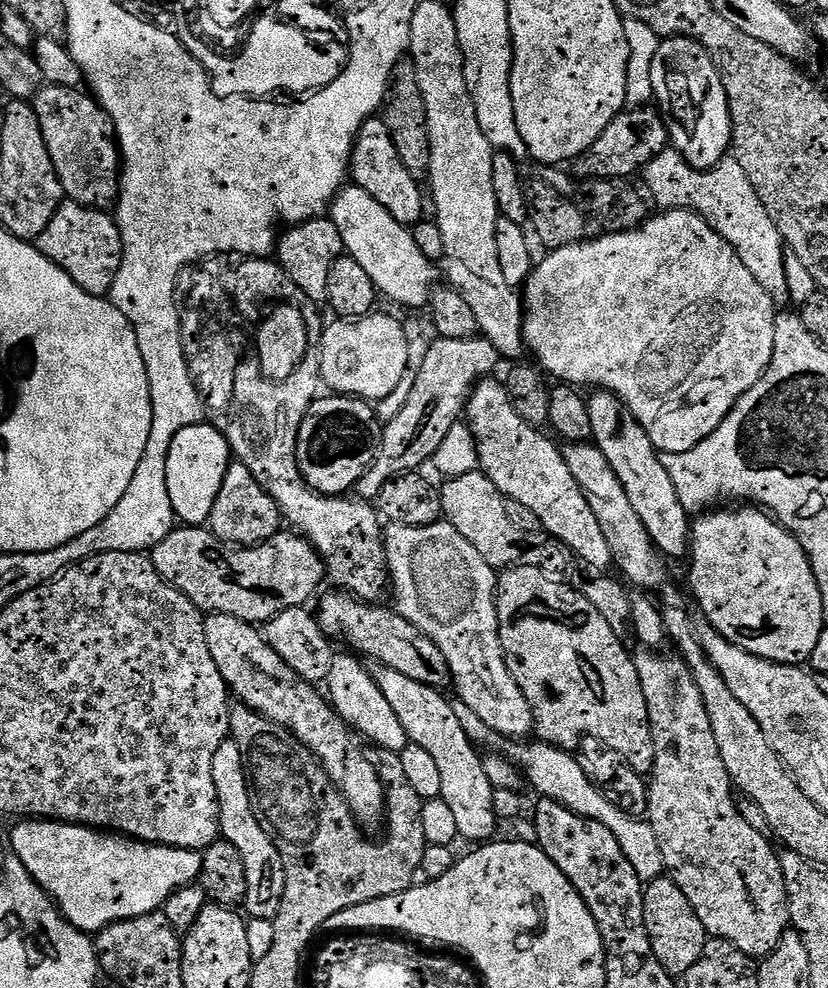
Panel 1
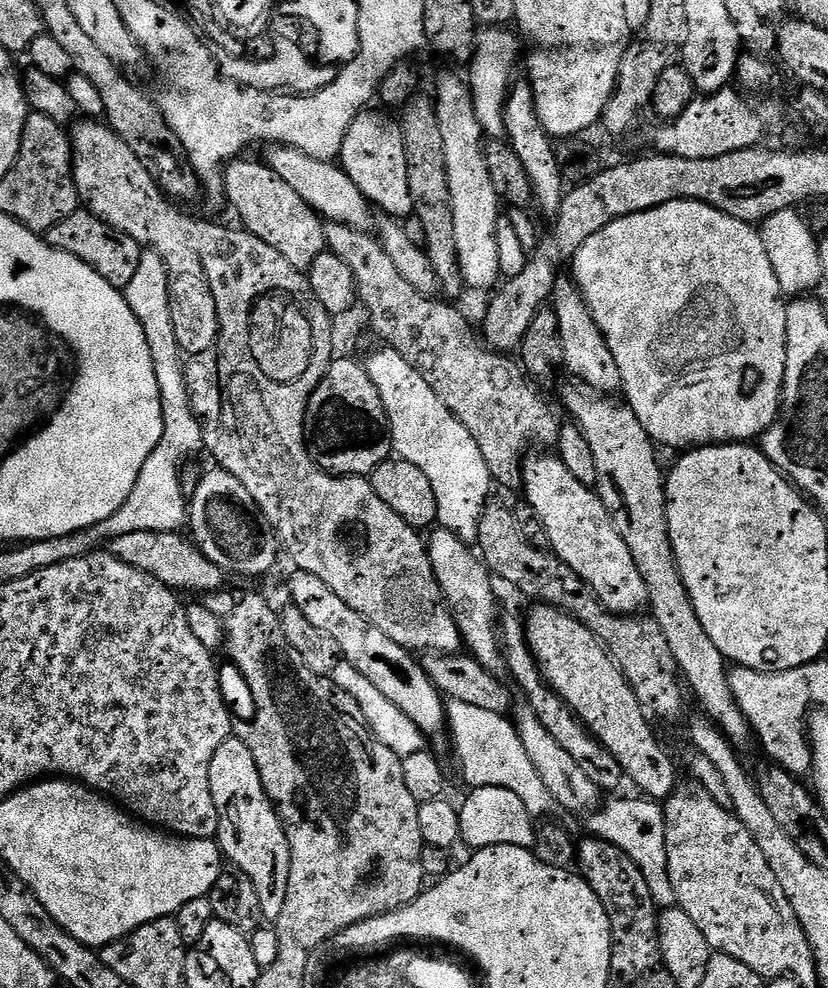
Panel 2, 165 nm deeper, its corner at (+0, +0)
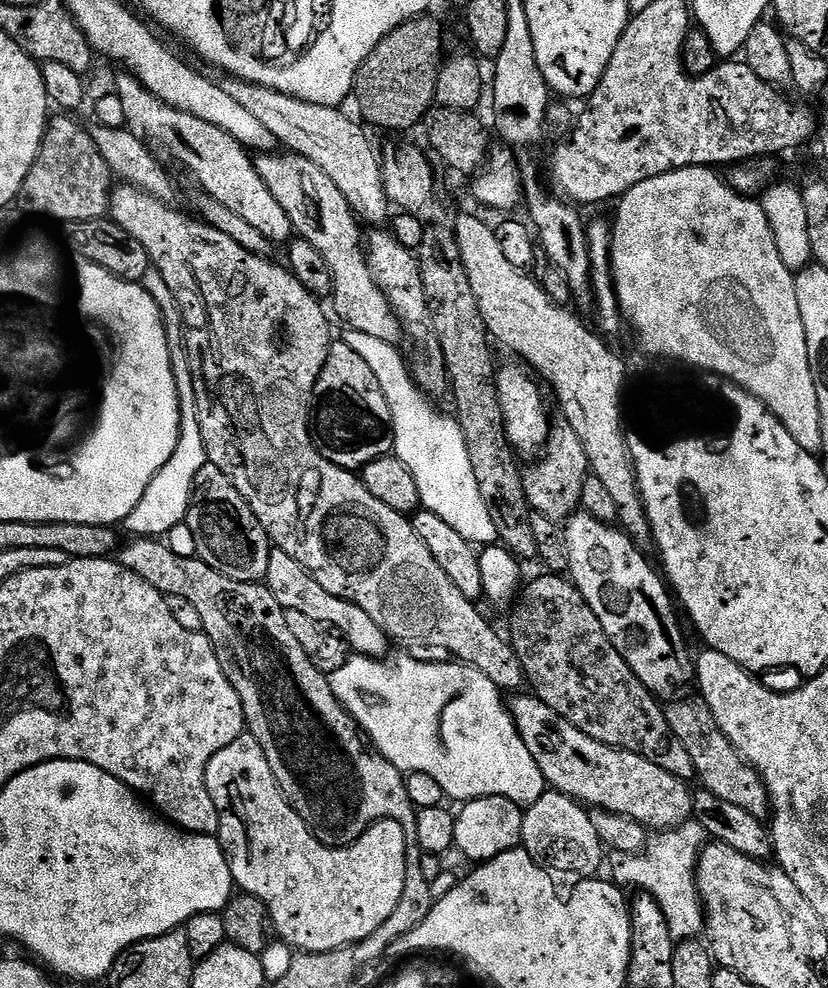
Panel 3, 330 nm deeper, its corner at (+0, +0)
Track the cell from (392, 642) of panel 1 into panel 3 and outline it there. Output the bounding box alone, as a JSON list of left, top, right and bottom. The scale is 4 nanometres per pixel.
[510,694,693,830]

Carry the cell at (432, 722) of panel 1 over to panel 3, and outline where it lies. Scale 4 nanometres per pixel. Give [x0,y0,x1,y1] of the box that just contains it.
[266,550,390,658]

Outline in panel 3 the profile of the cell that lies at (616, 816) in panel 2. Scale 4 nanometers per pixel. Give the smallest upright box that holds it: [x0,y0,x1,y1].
[608,820,710,942]

